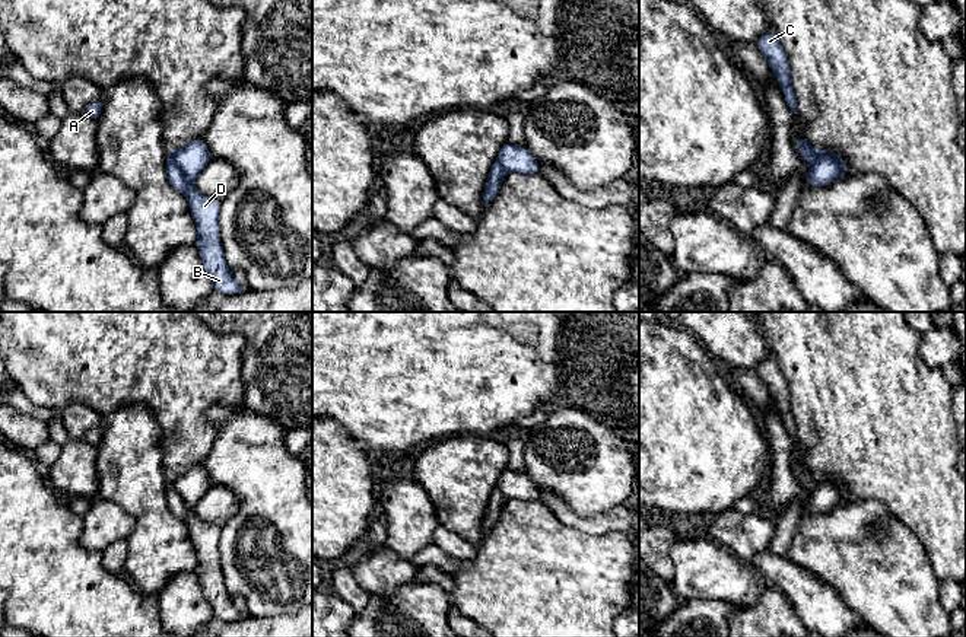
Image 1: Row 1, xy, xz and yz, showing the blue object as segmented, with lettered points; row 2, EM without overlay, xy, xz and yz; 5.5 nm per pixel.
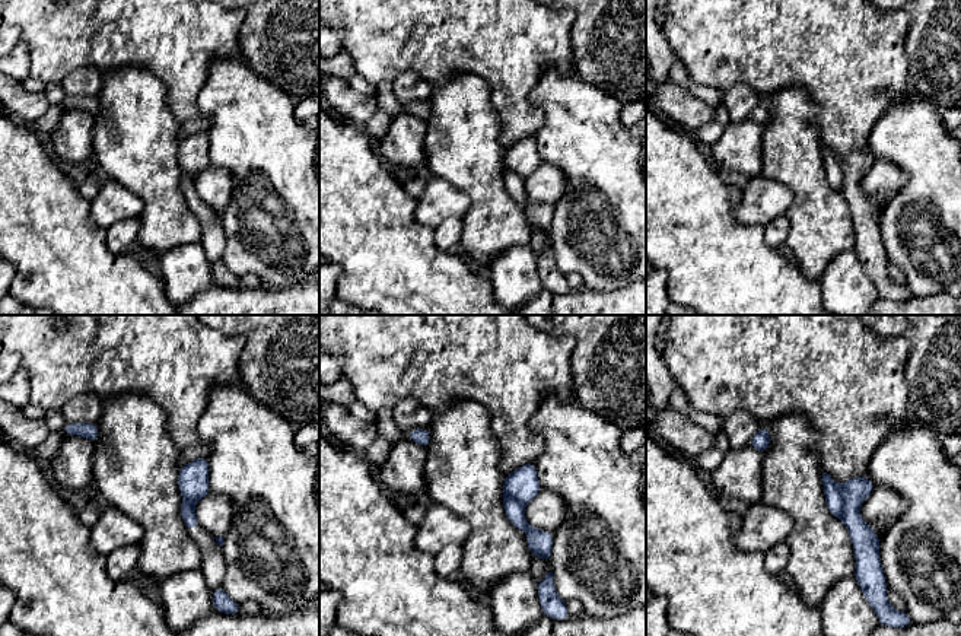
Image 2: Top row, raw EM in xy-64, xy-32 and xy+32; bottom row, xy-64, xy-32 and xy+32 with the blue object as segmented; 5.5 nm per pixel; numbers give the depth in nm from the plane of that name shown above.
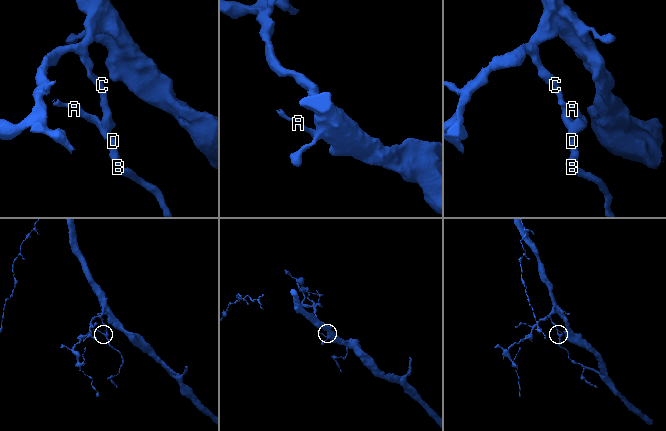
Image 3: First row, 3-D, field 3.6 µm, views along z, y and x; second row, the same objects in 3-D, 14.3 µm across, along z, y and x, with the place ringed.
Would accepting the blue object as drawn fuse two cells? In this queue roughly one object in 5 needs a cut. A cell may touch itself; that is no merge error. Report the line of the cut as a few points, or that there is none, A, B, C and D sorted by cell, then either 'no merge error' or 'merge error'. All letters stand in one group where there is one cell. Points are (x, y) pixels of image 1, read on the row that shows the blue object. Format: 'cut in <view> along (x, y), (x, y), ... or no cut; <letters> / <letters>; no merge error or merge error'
cut in xy along (171, 150), (172, 161), (184, 174), (186, 194); A / B C D; merge error

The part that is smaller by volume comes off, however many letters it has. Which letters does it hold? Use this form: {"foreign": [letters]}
{"foreign": ["A"]}

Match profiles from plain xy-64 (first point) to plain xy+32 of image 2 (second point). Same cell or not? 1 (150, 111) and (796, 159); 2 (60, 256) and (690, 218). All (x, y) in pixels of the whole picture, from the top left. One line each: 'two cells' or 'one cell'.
1: one cell
2: one cell

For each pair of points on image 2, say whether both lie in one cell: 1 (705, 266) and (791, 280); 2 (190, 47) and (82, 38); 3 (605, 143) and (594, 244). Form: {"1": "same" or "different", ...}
{"1": "same", "2": "same", "3": "same"}

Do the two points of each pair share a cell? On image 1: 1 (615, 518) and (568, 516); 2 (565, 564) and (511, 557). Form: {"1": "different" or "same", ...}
{"1": "same", "2": "same"}

